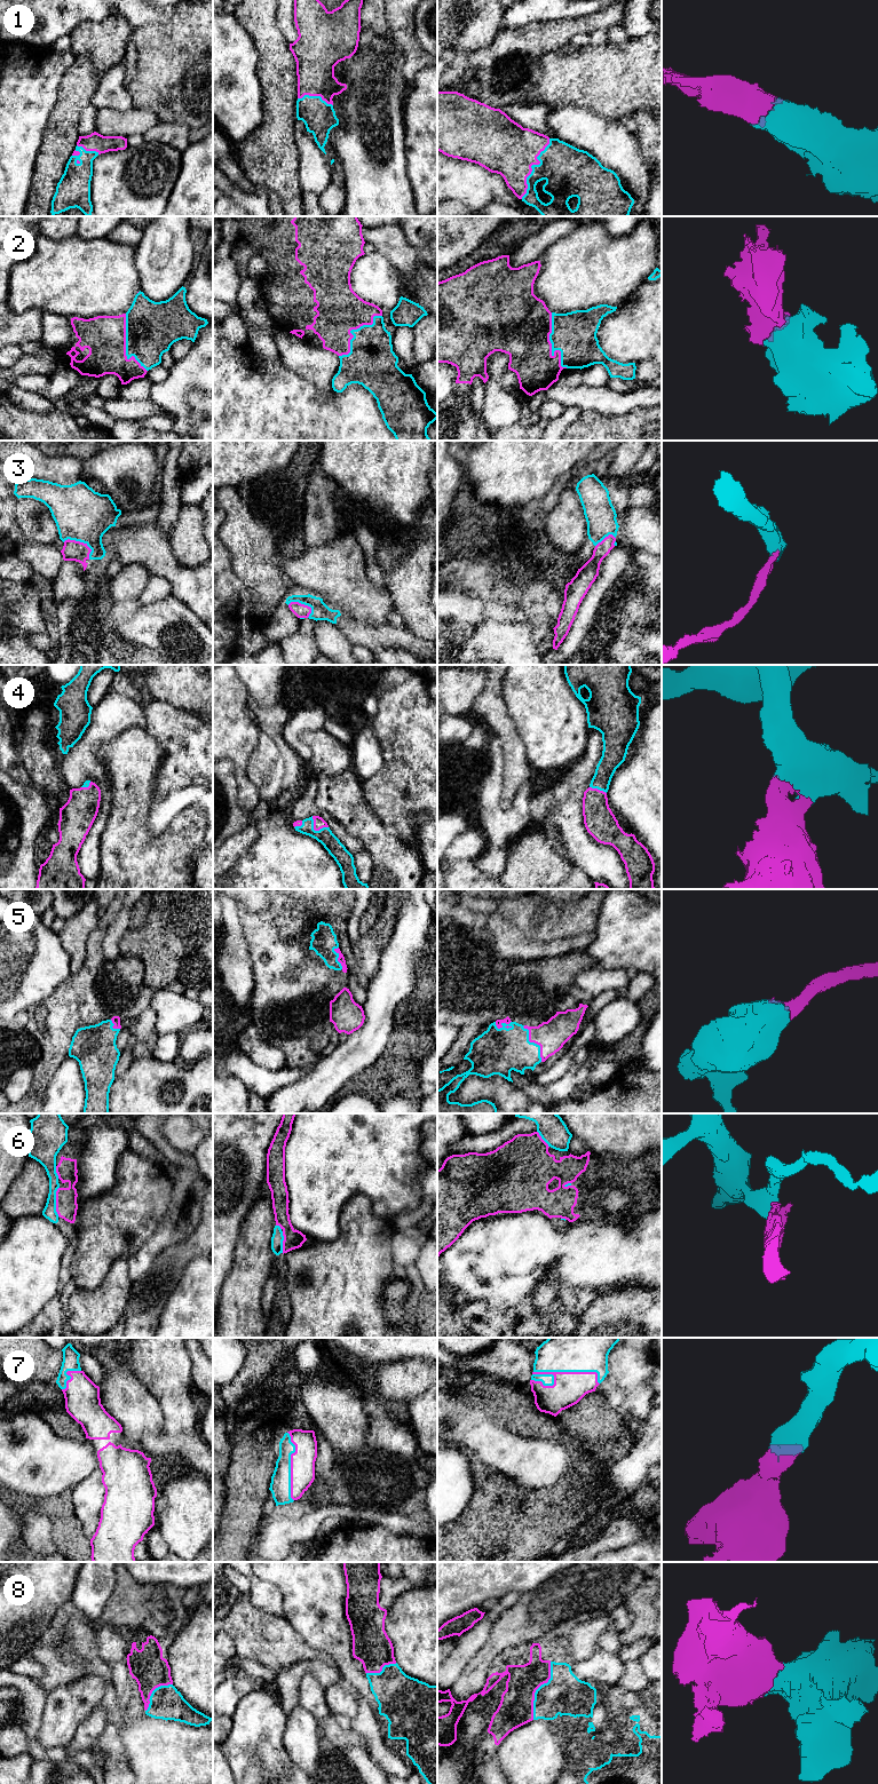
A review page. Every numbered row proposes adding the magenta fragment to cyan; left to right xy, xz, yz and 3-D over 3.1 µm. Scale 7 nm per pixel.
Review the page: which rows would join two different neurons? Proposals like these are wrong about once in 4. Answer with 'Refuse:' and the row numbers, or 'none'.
Refuse: 6

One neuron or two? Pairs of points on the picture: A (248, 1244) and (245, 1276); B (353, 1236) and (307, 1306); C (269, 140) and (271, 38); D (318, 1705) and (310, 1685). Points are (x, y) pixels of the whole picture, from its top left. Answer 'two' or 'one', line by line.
A: one
B: one
C: one
D: one

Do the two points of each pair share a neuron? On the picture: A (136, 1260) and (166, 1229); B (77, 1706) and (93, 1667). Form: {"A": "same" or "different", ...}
{"A": "same", "B": "different"}

